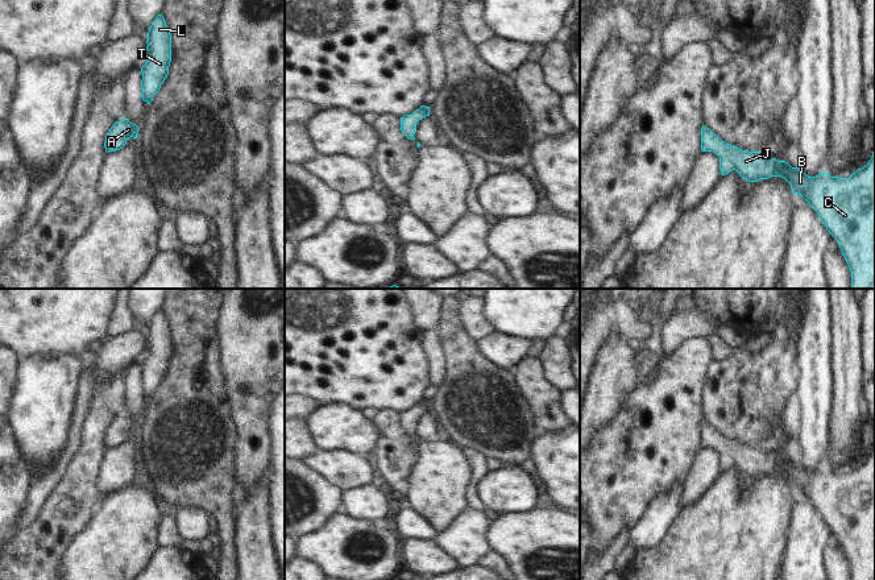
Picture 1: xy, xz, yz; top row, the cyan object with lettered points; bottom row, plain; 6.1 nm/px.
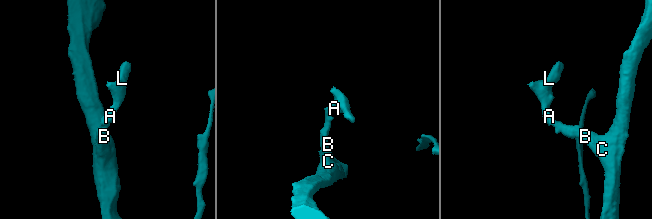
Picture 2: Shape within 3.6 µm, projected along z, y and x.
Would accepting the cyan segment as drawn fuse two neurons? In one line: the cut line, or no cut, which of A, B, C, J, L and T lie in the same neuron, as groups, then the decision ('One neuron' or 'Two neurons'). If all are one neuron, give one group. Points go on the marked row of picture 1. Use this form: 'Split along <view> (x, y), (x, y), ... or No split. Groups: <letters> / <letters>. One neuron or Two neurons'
No split. Groups: A B C J L T. One neuron.

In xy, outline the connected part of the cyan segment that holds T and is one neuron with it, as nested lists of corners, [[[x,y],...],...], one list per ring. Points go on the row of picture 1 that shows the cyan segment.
[[[162,13],[150,25],[146,44],[145,54],[148,59],[141,67],[141,87],[142,100],[150,104],[167,78],[171,62],[171,34]]]

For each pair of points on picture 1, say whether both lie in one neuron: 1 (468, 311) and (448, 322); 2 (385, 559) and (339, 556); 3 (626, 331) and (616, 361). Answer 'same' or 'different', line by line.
1: different
2: same
3: different

